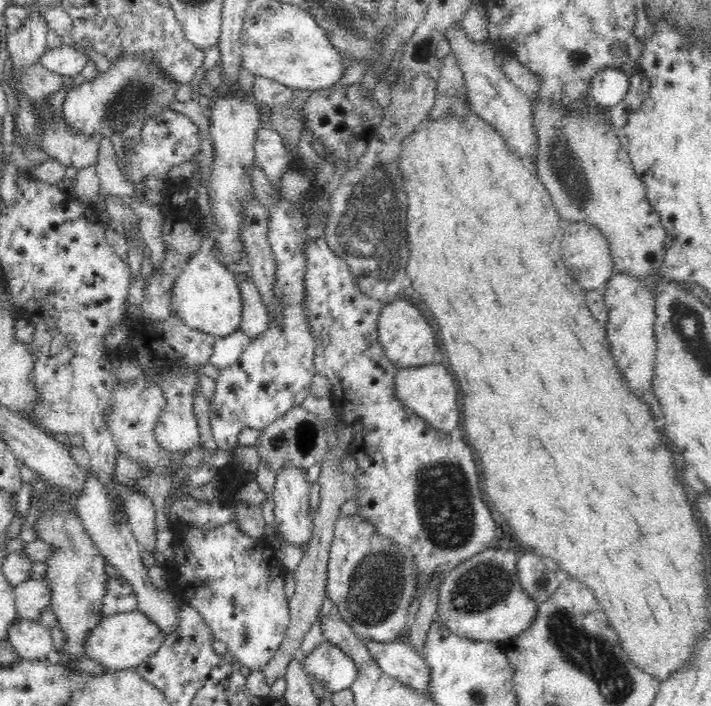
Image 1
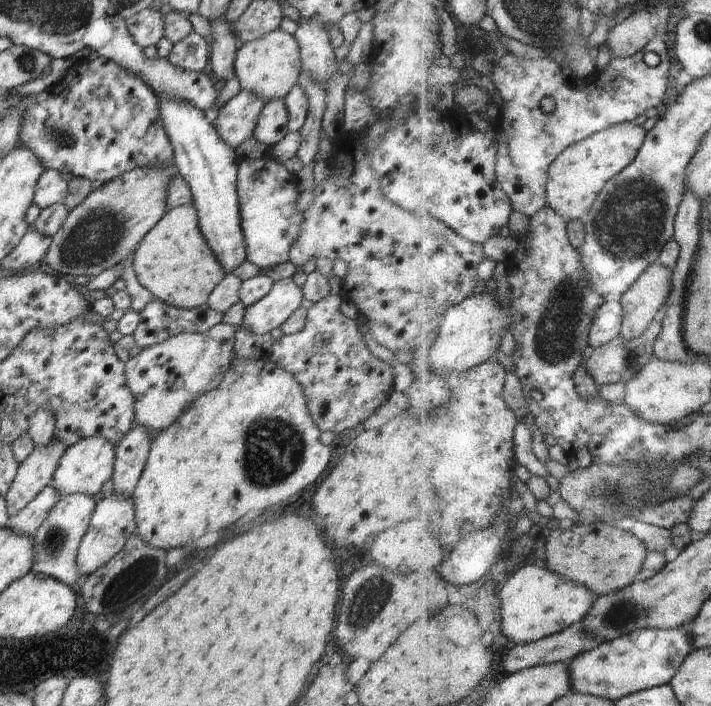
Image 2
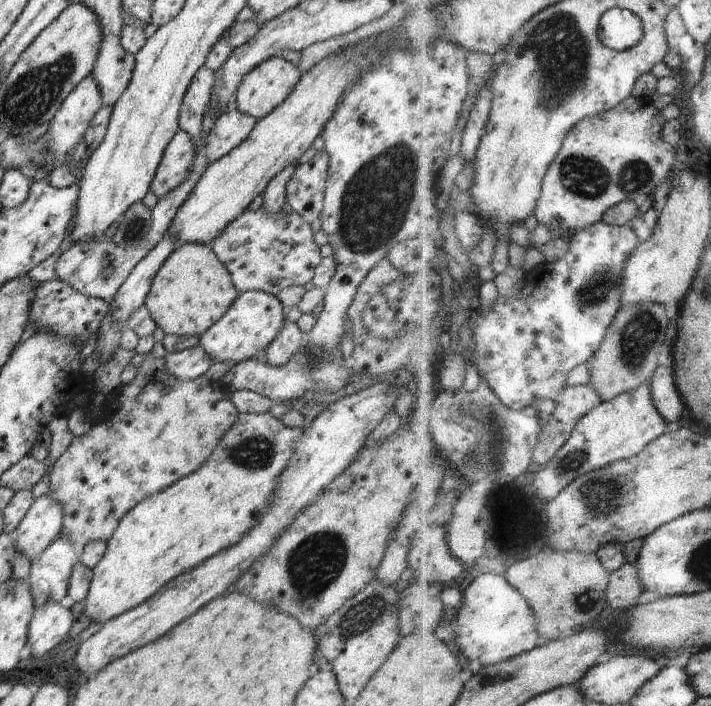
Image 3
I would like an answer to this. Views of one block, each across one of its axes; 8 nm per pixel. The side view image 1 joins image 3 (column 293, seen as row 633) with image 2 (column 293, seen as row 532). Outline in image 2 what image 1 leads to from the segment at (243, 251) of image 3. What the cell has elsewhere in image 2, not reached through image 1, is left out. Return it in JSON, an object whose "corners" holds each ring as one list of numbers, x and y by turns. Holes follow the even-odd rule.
{"corners":[[272,158,240,159,237,166,237,197,240,228,247,260,260,269,289,261,289,252,302,230,303,212,297,209,300,189,297,175]]}

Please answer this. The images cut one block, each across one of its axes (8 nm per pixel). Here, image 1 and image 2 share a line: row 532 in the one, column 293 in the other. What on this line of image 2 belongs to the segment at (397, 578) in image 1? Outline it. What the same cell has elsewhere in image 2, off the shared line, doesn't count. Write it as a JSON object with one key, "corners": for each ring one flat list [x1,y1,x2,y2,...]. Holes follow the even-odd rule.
{"corners":[[330,294,326,298,314,303,307,310,306,326,300,333,283,335,273,342,269,352,269,360,295,376,301,384,306,406,312,420,321,431,340,434,344,430,355,428,371,416,388,400,391,393,403,382,403,375,399,368,372,355,368,345,358,331,357,322,346,317,340,311,342,299,337,294]]}

